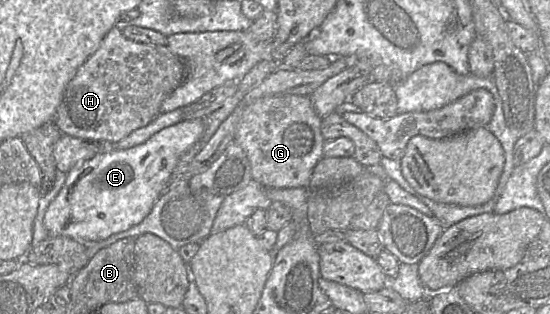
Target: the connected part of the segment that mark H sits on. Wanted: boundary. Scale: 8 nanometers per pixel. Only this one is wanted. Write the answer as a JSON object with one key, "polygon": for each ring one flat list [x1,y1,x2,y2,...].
{"polygon":[[115,26,104,37,98,50,86,60,68,83,56,110,54,123,62,134,116,143,161,114,162,102,184,81,186,74,187,67,183,60,167,46,135,42,126,38]]}

